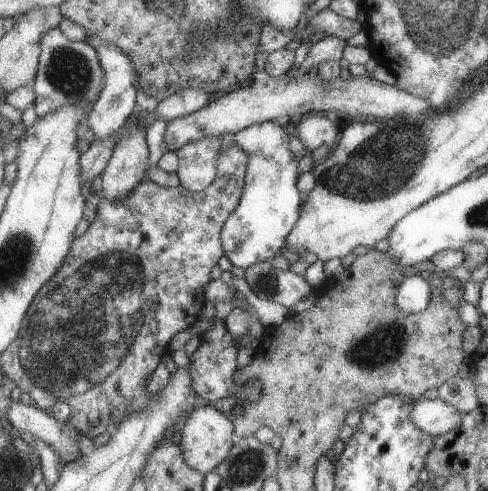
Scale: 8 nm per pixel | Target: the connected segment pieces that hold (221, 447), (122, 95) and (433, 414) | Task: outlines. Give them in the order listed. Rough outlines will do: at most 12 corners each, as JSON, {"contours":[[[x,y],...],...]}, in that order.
{"contours":[[[211,402],[182,424],[186,461],[213,473],[238,441],[234,421]],[[99,35],[85,40],[105,70],[86,123],[100,141],[136,110],[132,58]],[[421,398],[414,423],[438,437],[462,423],[463,414],[441,398]]]}

